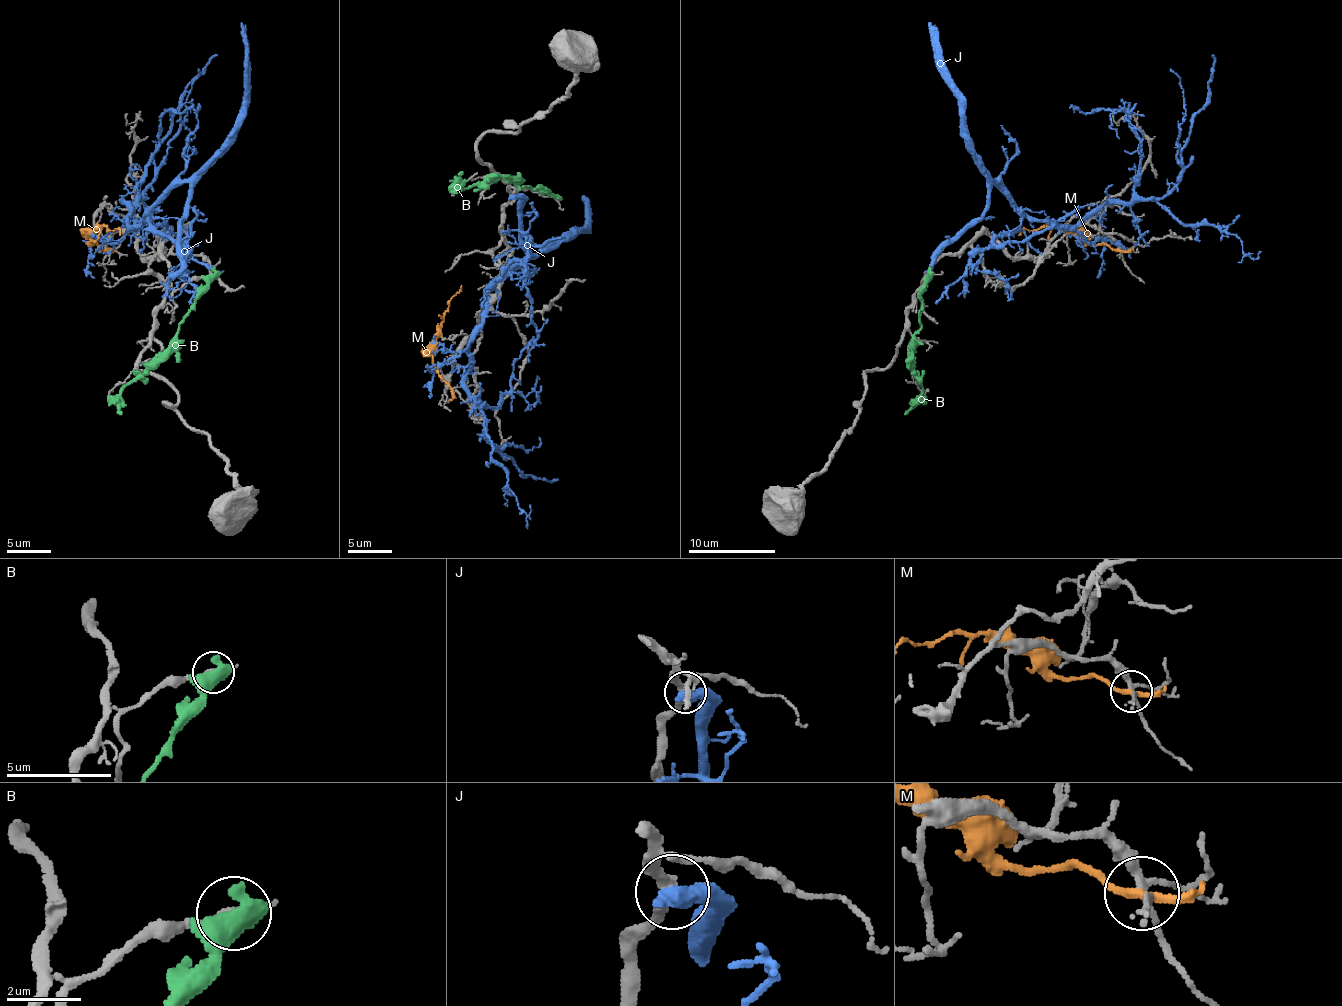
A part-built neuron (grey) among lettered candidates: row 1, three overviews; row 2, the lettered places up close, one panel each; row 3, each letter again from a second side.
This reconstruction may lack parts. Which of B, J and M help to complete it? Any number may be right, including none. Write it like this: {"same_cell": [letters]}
{"same_cell": []}

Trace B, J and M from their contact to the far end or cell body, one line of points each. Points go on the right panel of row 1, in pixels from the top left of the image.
B: (930, 274), (921, 295), (921, 326), (915, 339), (912, 372), (921, 398), (904, 414)
J: (928, 276), (983, 212), (991, 182), (1026, 217), (1077, 225), (1105, 204), (1162, 197), (1179, 177), (1212, 55)
M: (1118, 250), (1105, 243), (1085, 245), (1057, 225), (1018, 234)

